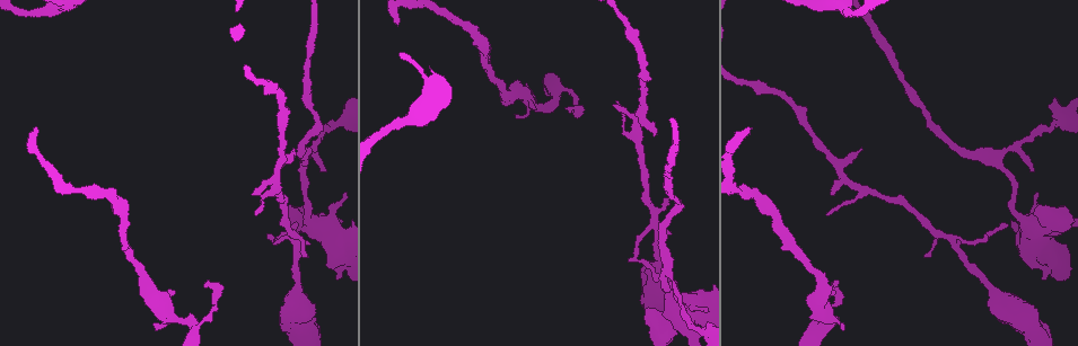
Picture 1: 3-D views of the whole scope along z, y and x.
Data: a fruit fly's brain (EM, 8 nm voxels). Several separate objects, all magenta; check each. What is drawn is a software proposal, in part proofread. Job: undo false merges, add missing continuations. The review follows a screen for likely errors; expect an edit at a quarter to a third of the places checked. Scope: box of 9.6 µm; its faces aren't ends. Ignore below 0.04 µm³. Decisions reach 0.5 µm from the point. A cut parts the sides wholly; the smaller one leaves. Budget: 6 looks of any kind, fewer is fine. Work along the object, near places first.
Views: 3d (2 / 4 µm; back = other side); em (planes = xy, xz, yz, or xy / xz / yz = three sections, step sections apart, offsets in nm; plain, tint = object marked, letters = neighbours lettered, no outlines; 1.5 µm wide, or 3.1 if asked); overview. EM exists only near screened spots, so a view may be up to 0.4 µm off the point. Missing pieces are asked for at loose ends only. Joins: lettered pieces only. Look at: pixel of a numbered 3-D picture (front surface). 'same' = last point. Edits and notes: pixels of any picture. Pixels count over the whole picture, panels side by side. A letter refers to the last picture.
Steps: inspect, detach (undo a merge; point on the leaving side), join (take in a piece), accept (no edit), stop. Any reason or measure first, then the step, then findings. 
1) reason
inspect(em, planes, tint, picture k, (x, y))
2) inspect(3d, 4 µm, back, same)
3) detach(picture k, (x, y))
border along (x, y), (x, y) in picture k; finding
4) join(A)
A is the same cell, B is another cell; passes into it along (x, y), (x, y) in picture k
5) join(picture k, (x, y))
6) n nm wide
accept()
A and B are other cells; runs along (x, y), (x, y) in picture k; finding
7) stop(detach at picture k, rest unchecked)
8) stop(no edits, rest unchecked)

long arm stops here
inspect(em, planes, letters, picture 1, (752, 128))

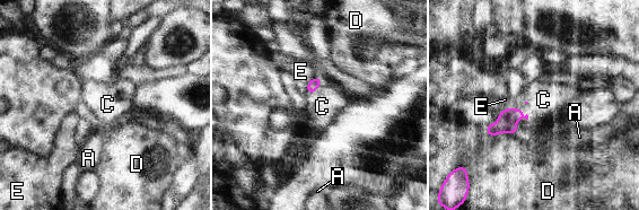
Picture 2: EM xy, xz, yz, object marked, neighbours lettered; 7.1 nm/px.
join(C)
C is the same cell, A, D and E are other cells; passes into it along (506, 123), (522, 110), (543, 99) in picture 2; it goes on there

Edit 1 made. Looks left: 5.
calibre changes
inspect(3d, 2 µm, picture 1, (332, 123))

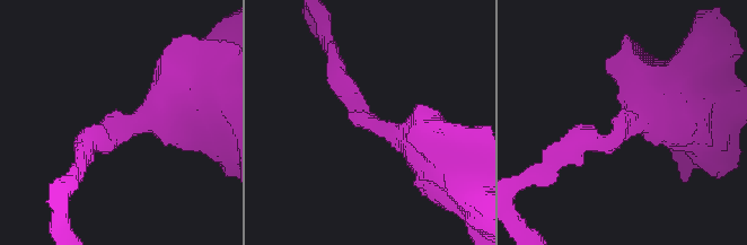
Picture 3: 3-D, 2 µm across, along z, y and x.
now the EM
inspect(em, yz, step 8, tint, picture 3, (363, 121))

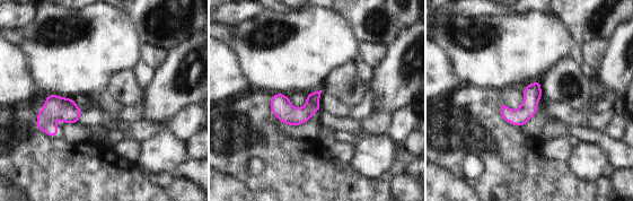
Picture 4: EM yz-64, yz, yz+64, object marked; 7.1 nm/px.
another direction
inspect(em, planes, letters, same)

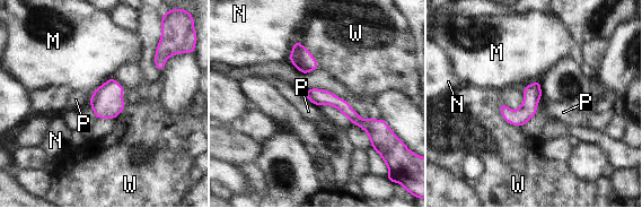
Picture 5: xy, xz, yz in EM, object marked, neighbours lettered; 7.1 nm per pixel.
accept()
M, N, P and W are other cells; border along (304, 94), (317, 105) in picture 5; all the same neuron

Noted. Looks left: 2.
thick end
inspect(3d, 4 µm, picture 1, (1036, 212))

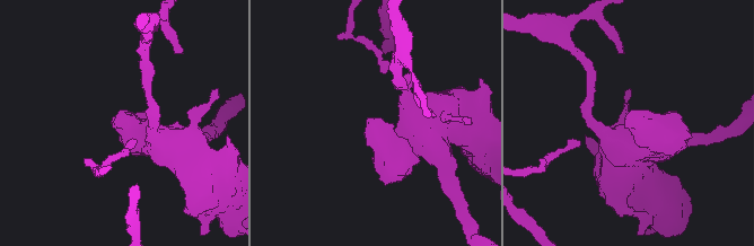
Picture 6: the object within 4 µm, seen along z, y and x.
need the tissue
inspect(em, planes, letters, picture 6, (114, 116))

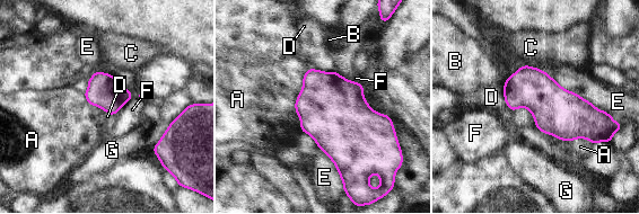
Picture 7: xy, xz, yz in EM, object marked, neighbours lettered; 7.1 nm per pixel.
accept()
A, B, C, D, E, F and G are other cells; border along (537, 67), (562, 87), (611, 114) in picture 7; none of them fits

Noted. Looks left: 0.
stop(join at picture 2, rest unchecked)

